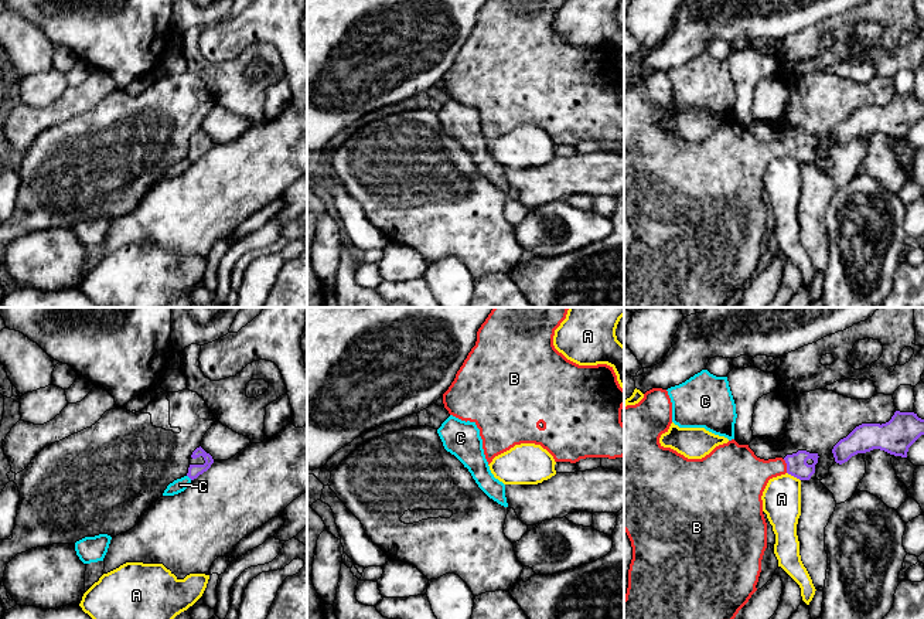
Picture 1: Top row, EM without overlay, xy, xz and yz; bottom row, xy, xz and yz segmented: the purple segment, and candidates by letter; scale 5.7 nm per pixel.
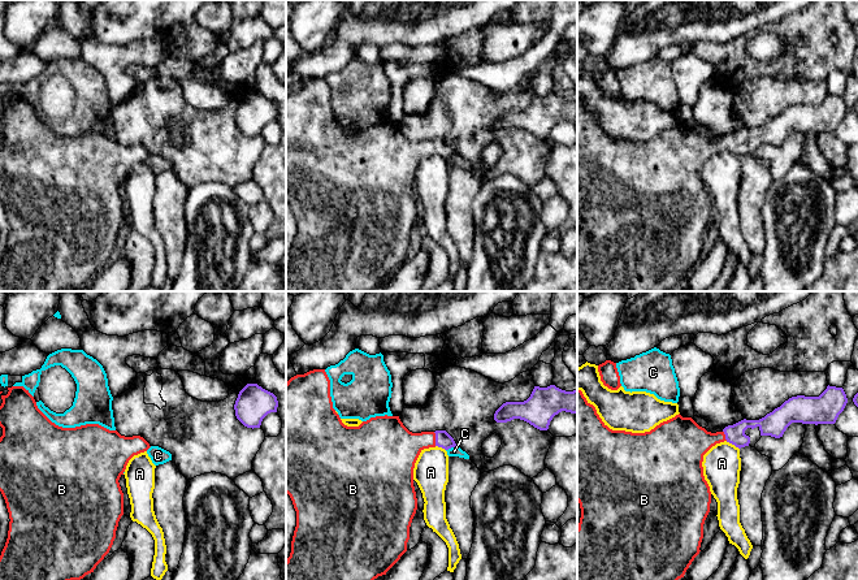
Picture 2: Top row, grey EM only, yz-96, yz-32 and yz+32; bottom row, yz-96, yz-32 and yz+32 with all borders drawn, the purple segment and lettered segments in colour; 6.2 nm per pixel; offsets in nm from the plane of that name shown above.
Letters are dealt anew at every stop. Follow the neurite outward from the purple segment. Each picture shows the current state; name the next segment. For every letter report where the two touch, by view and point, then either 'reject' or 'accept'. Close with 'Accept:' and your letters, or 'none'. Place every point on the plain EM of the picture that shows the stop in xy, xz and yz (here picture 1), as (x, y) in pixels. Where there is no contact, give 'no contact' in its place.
A: contact yz (794, 159); reject
B: contact yz (787, 149); accept
C: contact xy (190, 160); reject
Accept: B

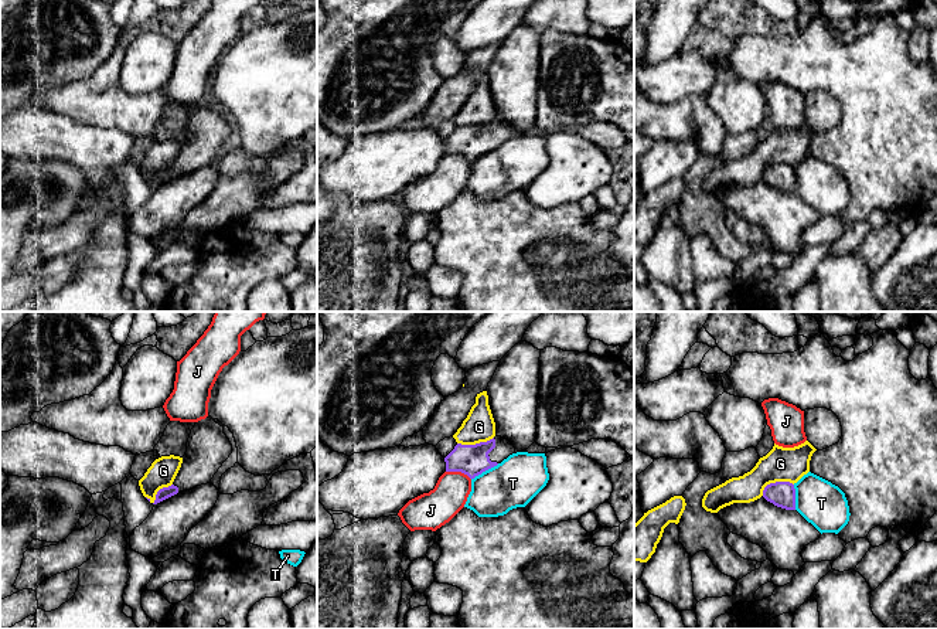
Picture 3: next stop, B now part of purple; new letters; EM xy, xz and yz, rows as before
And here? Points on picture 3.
G: contact yz (776, 165); reject
J: contact xz (459, 153); reject
T: contact xz (484, 153); reject
Accept: none

